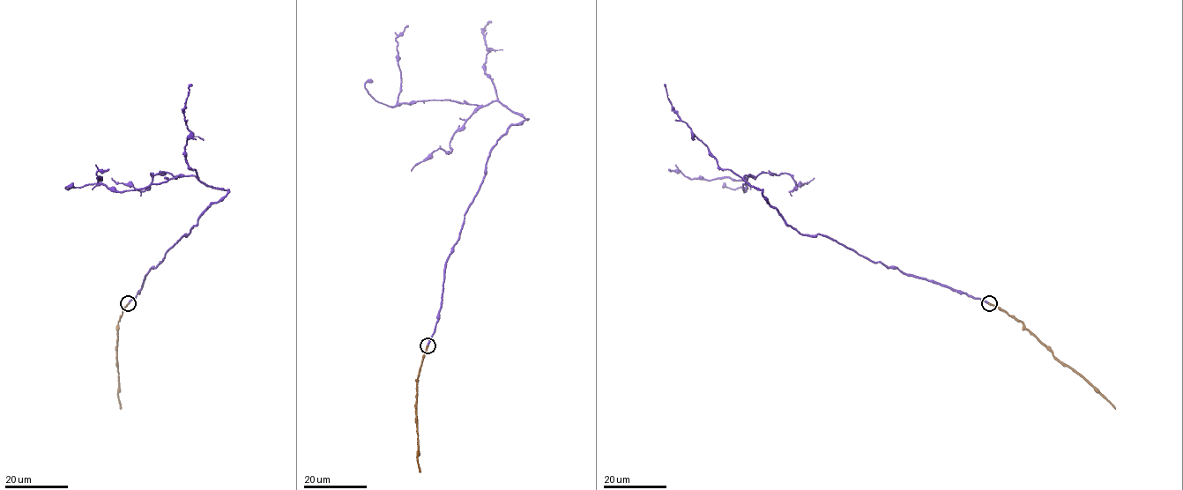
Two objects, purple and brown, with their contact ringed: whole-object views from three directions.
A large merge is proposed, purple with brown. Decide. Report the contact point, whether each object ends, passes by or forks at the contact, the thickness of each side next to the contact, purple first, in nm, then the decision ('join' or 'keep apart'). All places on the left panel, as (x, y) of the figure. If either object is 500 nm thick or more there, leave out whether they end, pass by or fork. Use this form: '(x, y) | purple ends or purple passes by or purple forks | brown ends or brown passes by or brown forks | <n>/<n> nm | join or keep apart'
(128, 303) | purple ends | brown ends | 380/280 nm | join

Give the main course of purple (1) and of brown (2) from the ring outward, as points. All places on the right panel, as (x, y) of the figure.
1: (988, 303), (823, 235), (800, 233), (748, 175), (744, 192), (743, 181), (669, 169)
2: (988, 303), (1004, 309), (1022, 322), (1060, 360), (1081, 374), (1115, 409)

